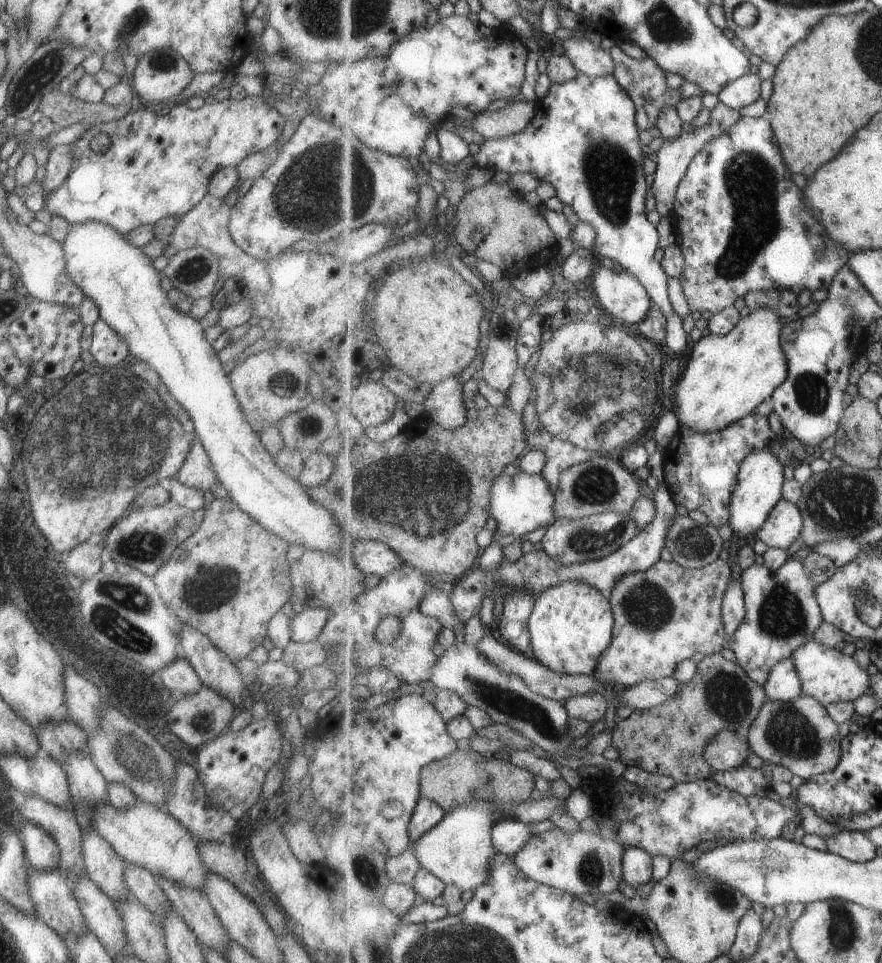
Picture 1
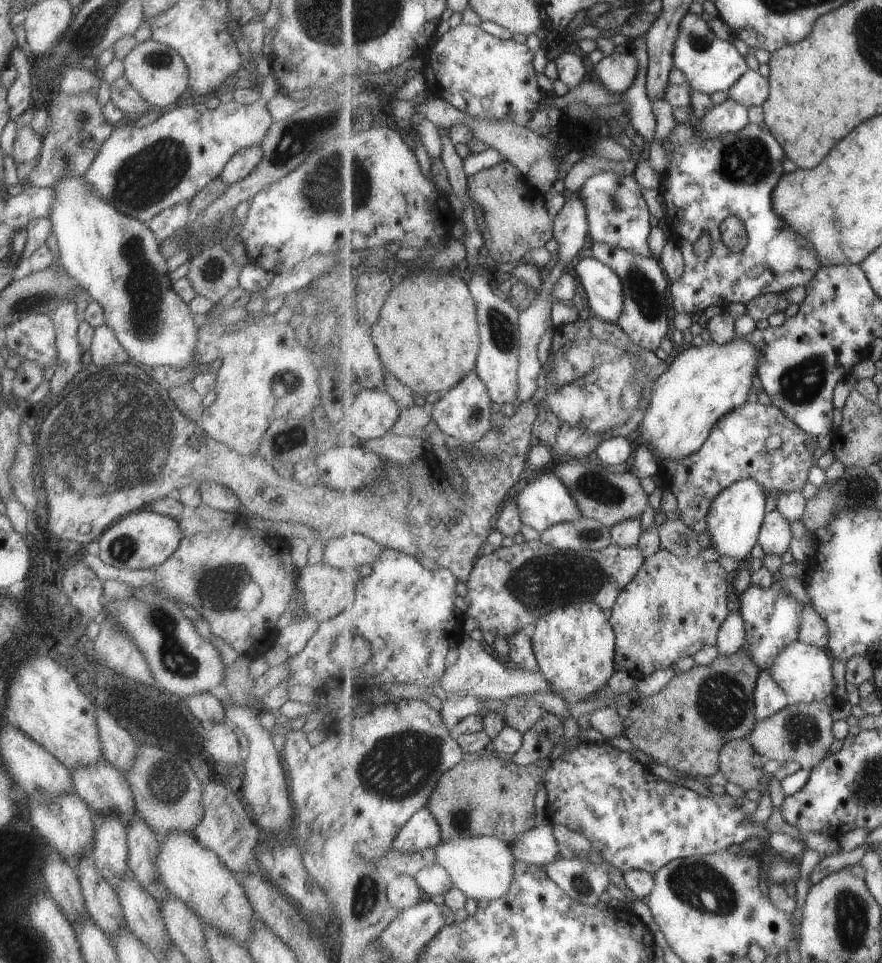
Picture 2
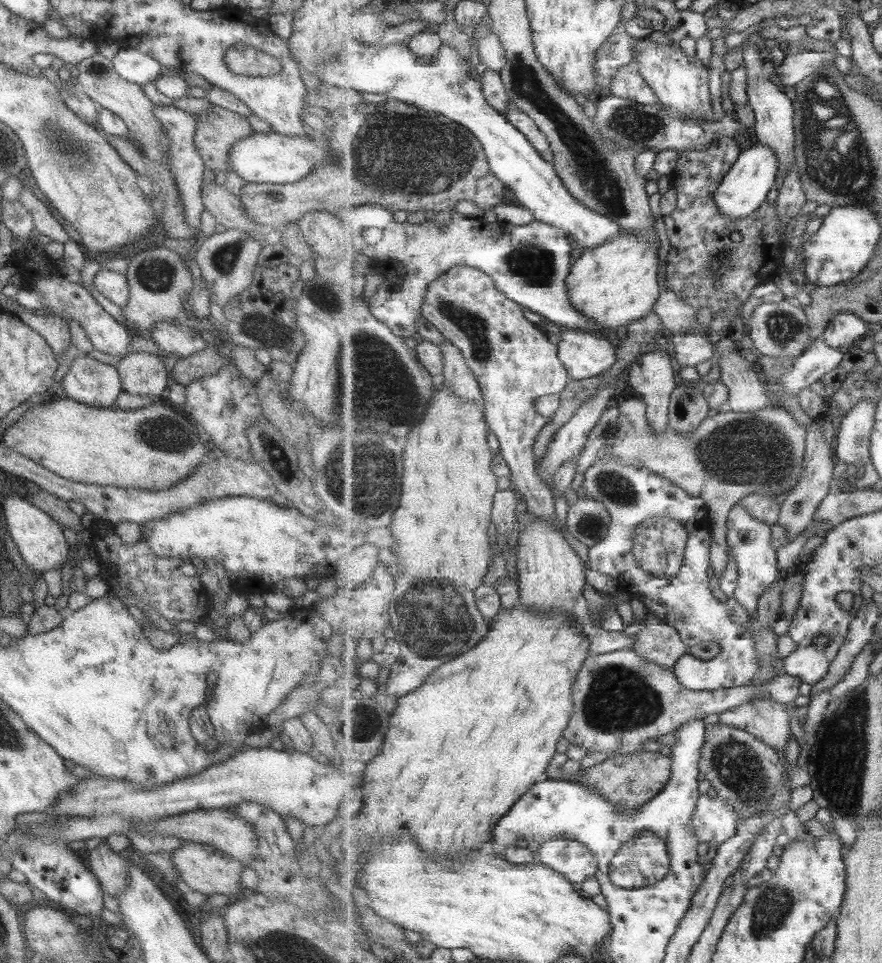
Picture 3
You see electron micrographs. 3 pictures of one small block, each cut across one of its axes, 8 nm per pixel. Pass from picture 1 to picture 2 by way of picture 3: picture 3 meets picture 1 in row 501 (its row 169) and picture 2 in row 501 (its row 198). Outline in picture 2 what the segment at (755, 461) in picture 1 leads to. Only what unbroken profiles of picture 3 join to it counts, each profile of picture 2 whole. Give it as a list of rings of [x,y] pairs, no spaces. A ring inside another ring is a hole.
[[[745,479],[731,485],[725,489],[714,502],[708,514],[708,530],[711,547],[720,556],[729,556],[742,565],[750,560],[753,548],[760,544],[760,530],[762,529],[766,513],[765,504],[767,504],[767,489],[758,481],[758,479]]]

